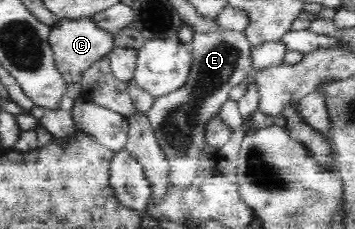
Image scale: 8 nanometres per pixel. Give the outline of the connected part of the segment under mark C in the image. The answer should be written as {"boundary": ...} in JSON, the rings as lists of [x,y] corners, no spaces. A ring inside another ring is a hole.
{"boundary":[[[91,18],[77,20],[61,19],[50,27],[48,38],[50,48],[54,52],[57,71],[62,75],[67,84],[79,83],[89,66],[107,57],[113,50],[113,34],[101,30]]]}

